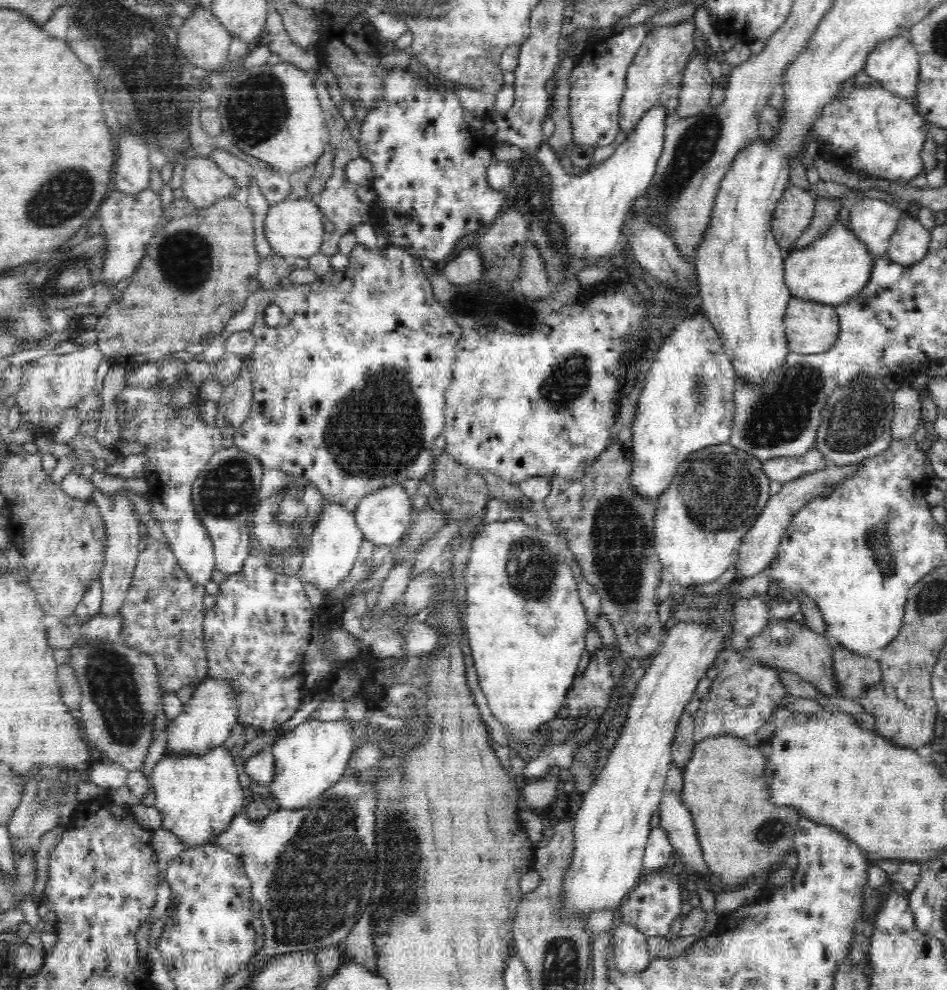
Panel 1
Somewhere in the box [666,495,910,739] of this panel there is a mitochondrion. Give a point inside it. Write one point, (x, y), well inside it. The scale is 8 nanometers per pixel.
(878, 541)

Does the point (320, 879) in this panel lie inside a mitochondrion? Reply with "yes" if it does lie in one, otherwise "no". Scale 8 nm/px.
yes

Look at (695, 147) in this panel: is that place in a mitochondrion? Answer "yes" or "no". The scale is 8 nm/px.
yes

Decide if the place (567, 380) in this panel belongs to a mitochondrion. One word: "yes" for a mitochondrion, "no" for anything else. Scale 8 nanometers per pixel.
yes

